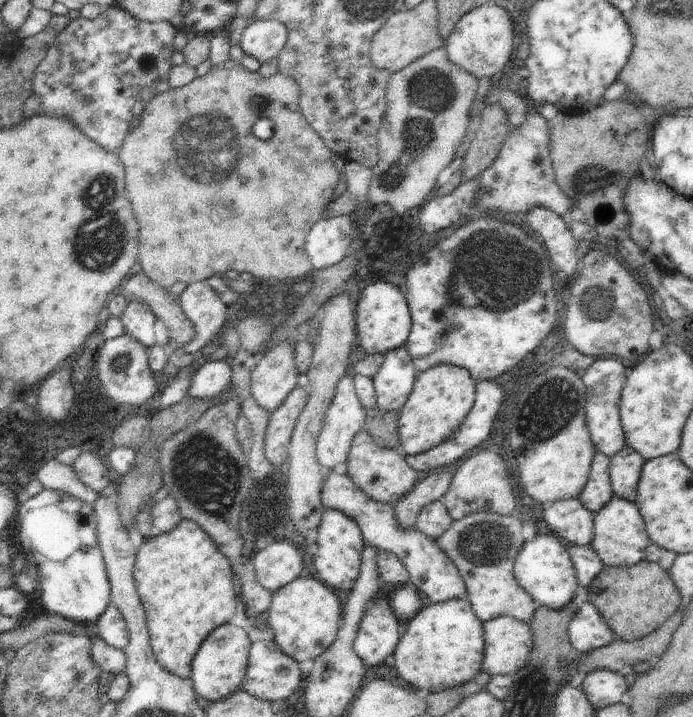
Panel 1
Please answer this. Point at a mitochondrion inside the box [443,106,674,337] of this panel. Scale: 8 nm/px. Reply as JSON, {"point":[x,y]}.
{"point":[495,263]}

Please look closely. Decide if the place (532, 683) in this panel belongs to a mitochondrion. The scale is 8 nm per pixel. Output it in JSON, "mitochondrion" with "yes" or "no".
{"mitochondrion":"yes"}

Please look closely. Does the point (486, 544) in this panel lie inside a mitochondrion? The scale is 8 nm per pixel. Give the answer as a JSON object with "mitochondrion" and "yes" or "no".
{"mitochondrion":"yes"}

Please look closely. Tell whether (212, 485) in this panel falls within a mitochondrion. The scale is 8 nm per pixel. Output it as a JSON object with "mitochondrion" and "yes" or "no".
{"mitochondrion":"yes"}

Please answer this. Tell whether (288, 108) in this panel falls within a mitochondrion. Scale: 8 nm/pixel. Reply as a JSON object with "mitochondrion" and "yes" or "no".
{"mitochondrion":"no"}

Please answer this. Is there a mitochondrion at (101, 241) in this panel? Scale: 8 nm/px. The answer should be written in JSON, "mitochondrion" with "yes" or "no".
{"mitochondrion":"yes"}

